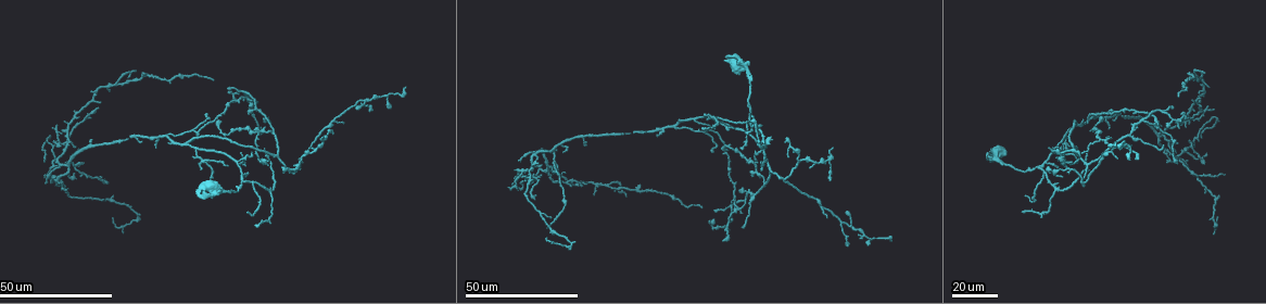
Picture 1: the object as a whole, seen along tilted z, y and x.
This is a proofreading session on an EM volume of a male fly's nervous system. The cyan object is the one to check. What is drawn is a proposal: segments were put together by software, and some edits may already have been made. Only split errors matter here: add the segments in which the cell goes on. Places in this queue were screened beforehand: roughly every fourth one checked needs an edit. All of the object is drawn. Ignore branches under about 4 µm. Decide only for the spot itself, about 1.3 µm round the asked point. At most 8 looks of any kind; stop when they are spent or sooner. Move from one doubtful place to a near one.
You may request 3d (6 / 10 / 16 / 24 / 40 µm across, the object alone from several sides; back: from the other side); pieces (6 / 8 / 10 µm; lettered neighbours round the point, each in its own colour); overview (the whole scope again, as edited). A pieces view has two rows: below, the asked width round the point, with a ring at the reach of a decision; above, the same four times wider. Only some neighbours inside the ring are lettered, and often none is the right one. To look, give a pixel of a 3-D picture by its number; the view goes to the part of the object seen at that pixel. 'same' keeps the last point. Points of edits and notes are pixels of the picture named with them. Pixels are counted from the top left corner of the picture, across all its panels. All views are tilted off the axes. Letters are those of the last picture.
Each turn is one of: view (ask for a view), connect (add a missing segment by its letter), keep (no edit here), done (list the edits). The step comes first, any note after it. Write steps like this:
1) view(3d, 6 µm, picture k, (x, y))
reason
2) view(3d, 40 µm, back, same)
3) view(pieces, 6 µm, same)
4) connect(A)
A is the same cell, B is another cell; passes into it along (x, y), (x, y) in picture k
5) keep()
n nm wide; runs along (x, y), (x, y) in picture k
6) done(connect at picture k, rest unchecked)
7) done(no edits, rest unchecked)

view(3d, 24 µm, picture 1, (46, 163))
long arm stops here

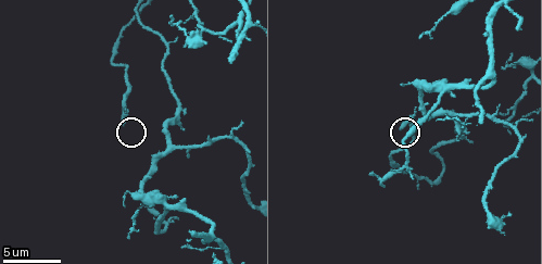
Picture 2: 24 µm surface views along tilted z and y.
view(pieces, 6 µm, picture 2, (123, 122))

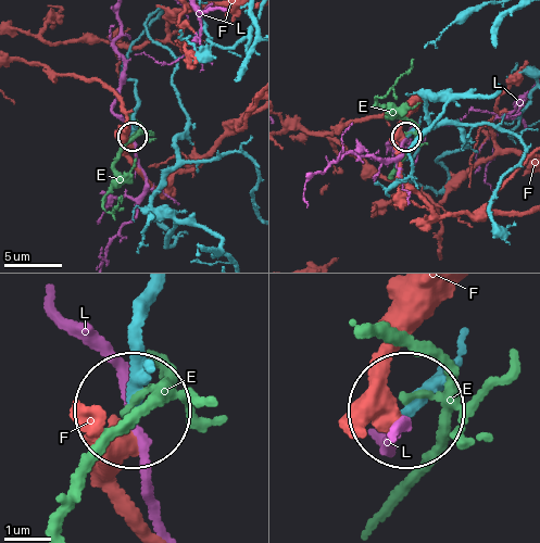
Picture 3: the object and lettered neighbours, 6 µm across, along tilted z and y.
keep()
E, F and L are other cells; runs along (142, 304), (129, 404) in picture 3; none of them fits

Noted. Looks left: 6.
view(3d, 40 µm, picture 1, (1178, 94))
free end

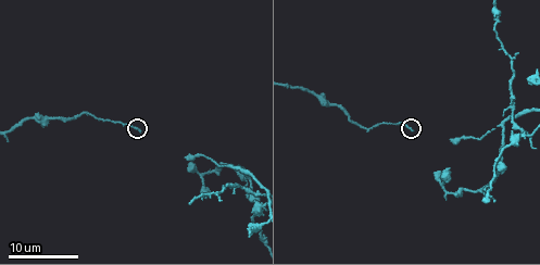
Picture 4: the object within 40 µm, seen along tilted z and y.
view(pieces, 6 µm, picture 4, (412, 130))
what lies round it

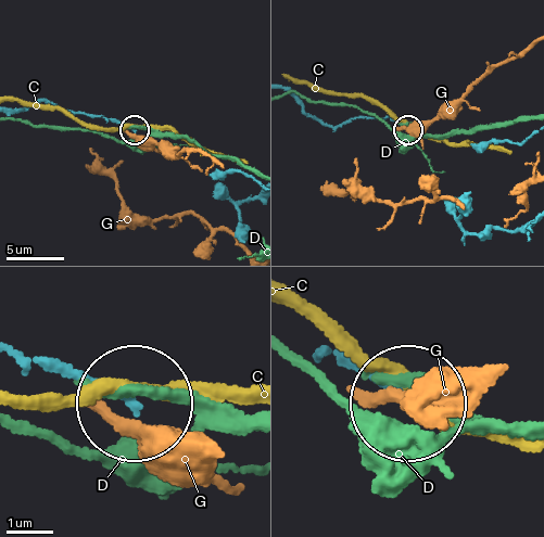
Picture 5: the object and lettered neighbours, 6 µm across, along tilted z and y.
keep()
C, D and G are other cells; runs along (23, 354), (78, 370), (123, 405) in picture 5; no lettered segment goes on from it

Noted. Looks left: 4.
view(3d, 24 µm, picture 1, (1060, 147))
tapers out

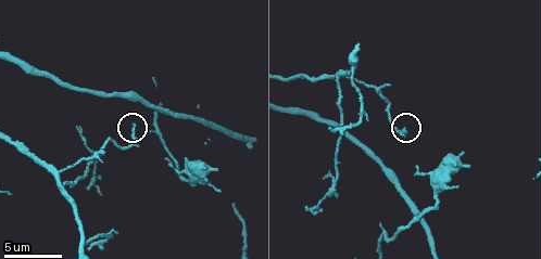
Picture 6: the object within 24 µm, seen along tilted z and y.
view(pieces, 8 µm, picture 6, (134, 127))
what lies round it

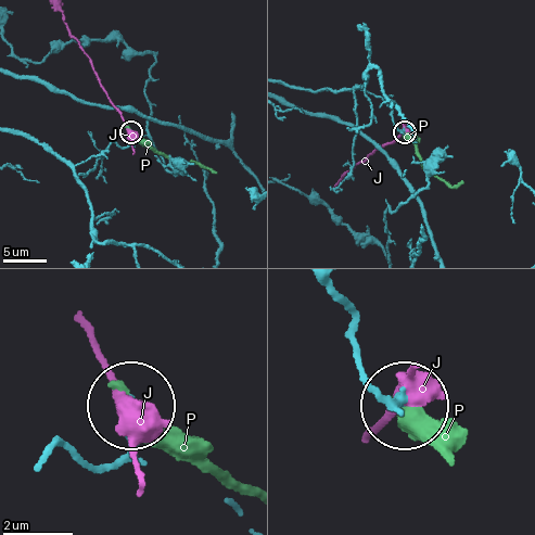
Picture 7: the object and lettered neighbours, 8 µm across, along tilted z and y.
keep()
J and P are other cells; none of them fits

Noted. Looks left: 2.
view(3d, 24 µm, picture 4, (248, 234))
an open end

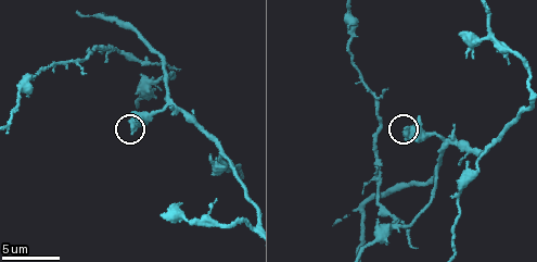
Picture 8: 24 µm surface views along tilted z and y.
view(pieces, 6 µm, picture 8, (131, 130))

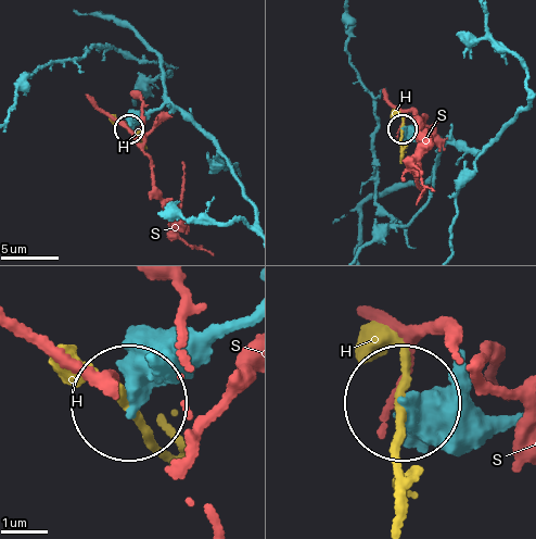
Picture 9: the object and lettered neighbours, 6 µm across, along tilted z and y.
keep()
410 nm wide; H and S are other cells; runs along (238, 320), (130, 397) in picture 9; no lettered segment goes on from it

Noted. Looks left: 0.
done(no edits, rest unchecked)

